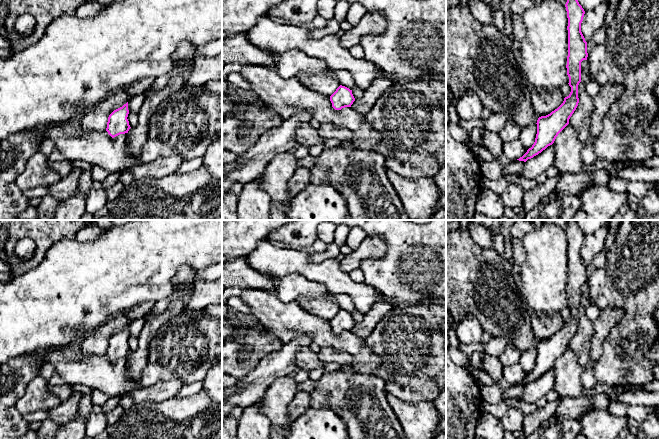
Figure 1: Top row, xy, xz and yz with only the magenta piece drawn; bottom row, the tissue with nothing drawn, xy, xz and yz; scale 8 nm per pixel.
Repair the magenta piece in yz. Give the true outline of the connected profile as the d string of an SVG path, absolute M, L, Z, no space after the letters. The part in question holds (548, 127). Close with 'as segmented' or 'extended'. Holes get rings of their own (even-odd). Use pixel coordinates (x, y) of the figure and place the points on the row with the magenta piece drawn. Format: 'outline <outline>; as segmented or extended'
outline M567 0L565 7L568 18L566 68L571 92L564 98L563 103L557 109L546 116L538 118L535 142L522 157L517 159L519 161L526 162L552 145L558 134L569 124L569 119L579 103L578 85L581 82L581 62L587 60L588 57L587 42L581 32L581 23L585 11L578 0Z; as segmented

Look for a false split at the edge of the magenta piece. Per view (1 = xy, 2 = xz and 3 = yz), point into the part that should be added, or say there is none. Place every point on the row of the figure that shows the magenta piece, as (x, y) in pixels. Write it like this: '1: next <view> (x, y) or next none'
1: next none
2: next none
3: next none

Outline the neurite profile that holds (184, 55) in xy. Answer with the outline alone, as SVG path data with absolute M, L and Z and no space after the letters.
M188 41L181 42L174 52L173 70L176 66L183 68L177 72L167 83L166 87L159 93L145 97L144 103L138 113L138 125L128 131L128 152L140 156L142 147L148 137L149 119L156 112L157 108L175 95L185 83L194 65L194 52L197 47Z

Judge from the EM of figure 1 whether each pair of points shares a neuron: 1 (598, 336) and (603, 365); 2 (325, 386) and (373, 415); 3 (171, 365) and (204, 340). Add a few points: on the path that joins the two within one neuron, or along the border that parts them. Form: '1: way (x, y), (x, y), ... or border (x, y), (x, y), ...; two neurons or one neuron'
1: border (610, 330), (602, 344), (601, 355), (594, 362); two neurons
2: way (337, 391), (351, 394), (361, 404); one neuron
3: way (179, 357), (196, 342); one neuron

